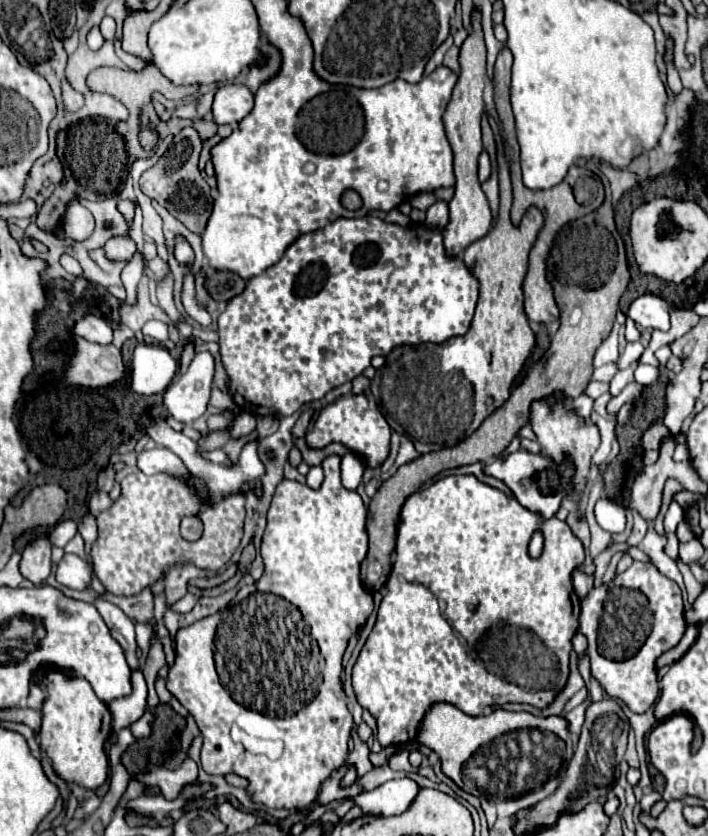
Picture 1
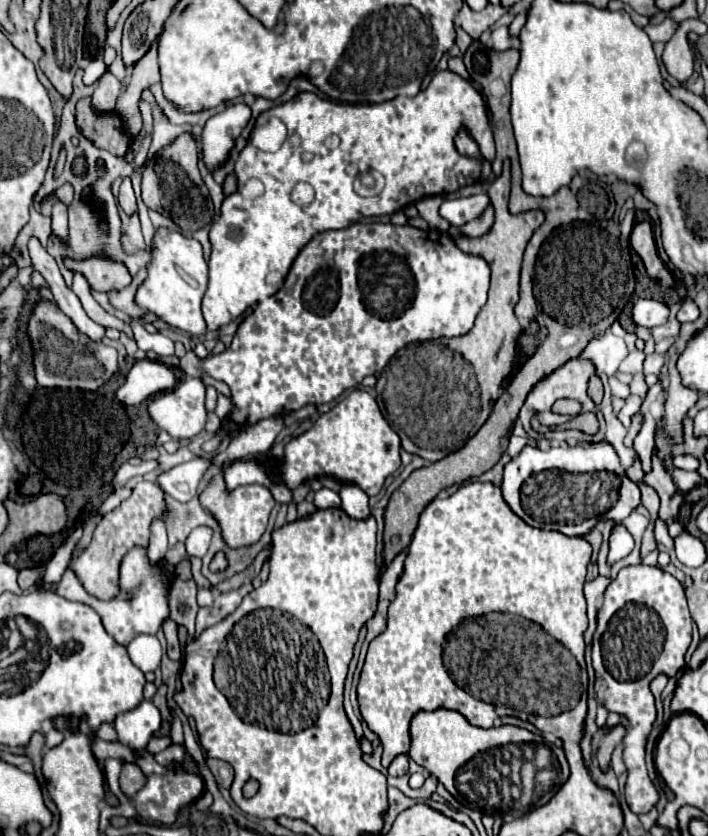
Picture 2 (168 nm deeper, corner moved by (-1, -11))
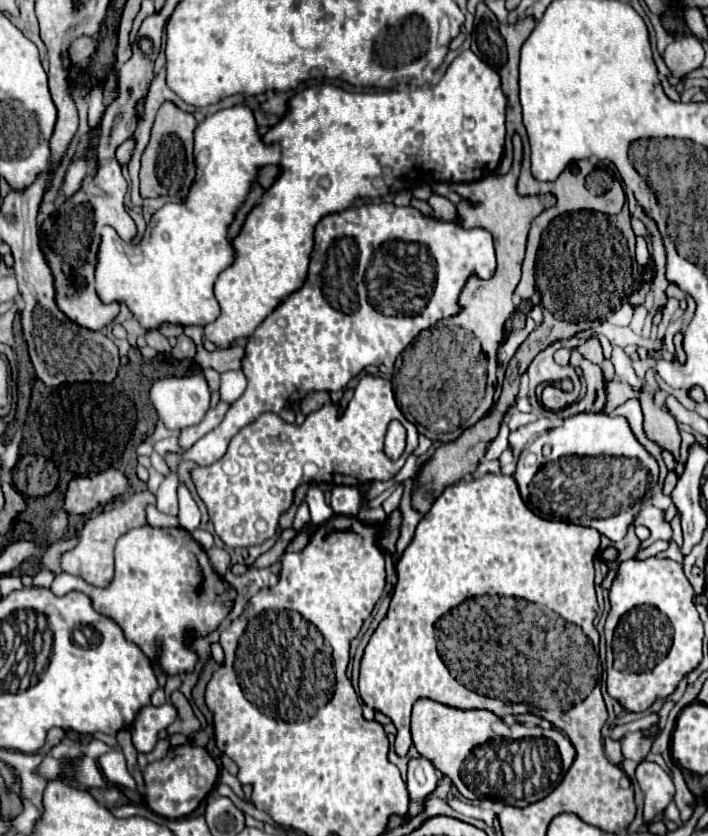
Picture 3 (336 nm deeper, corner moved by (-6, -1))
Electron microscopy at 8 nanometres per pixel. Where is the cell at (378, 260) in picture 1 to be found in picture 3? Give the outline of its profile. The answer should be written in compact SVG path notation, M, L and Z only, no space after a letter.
M384 201L348 207L322 217L314 233L314 253L310 259L306 285L282 301L280 307L274 309L262 325L258 325L246 343L242 371L248 379L248 387L244 395L232 403L224 421L206 433L192 449L178 455L166 455L166 463L172 473L156 491L158 511L178 515L178 497L174 489L178 477L174 471L182 459L190 459L198 465L212 465L224 457L230 439L258 415L266 411L278 413L286 405L302 401L310 391L340 391L368 365L392 367L398 355L420 331L460 311L458 295L472 273L476 273L480 279L490 279L494 271L494 239L492 233L482 227L464 229L460 223L446 223L426 217L410 205L396 207L394 203Z

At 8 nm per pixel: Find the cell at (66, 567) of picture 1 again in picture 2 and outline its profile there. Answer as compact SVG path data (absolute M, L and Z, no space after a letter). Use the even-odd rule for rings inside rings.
M135 547L125 555L119 574L121 593L119 593L119 597L115 597L111 601L101 601L101 599L95 599L93 595L89 595L83 589L77 575L73 573L73 569L67 569L63 573L63 579L57 583L57 593L69 601L79 601L79 603L93 607L99 613L99 617L103 619L105 631L109 635L113 635L113 639L119 645L129 645L141 633L155 635L157 629L161 627L161 623L167 619L167 615L169 615L169 609L167 609L169 579L163 575L163 571L155 563L147 561L147 551L141 547ZM129 593L133 593L133 597L127 597Z

